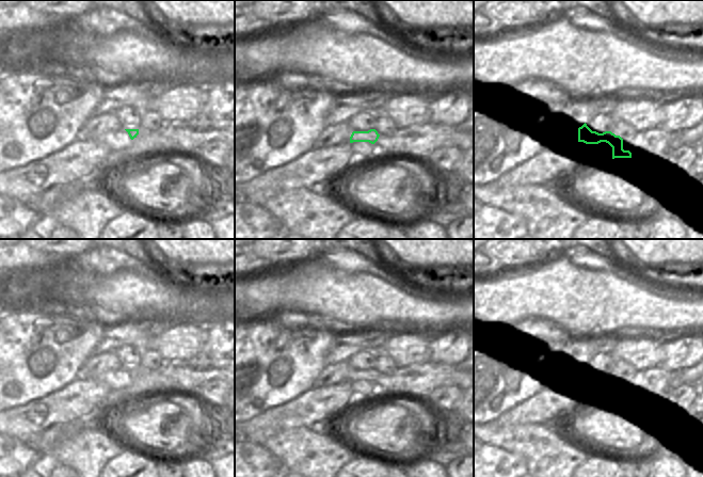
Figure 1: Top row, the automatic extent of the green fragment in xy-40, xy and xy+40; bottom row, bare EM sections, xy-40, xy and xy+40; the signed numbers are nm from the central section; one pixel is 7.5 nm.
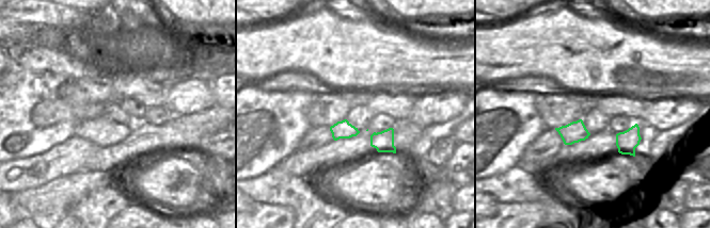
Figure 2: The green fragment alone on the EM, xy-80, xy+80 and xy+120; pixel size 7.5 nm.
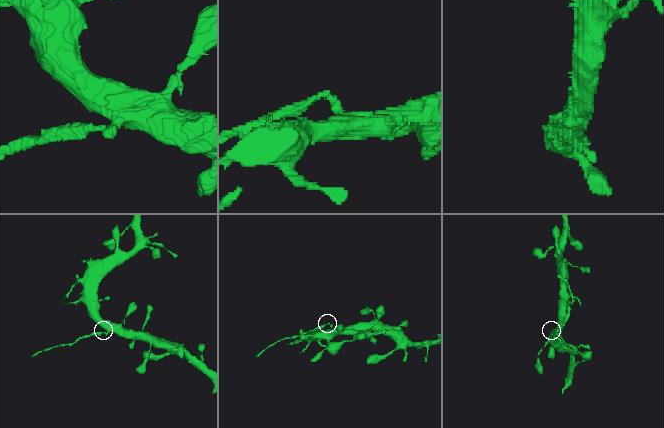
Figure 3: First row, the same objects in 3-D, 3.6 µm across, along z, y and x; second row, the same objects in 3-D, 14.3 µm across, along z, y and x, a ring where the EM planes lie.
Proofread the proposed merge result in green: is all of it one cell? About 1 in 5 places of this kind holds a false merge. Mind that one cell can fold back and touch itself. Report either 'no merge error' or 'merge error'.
merge error

